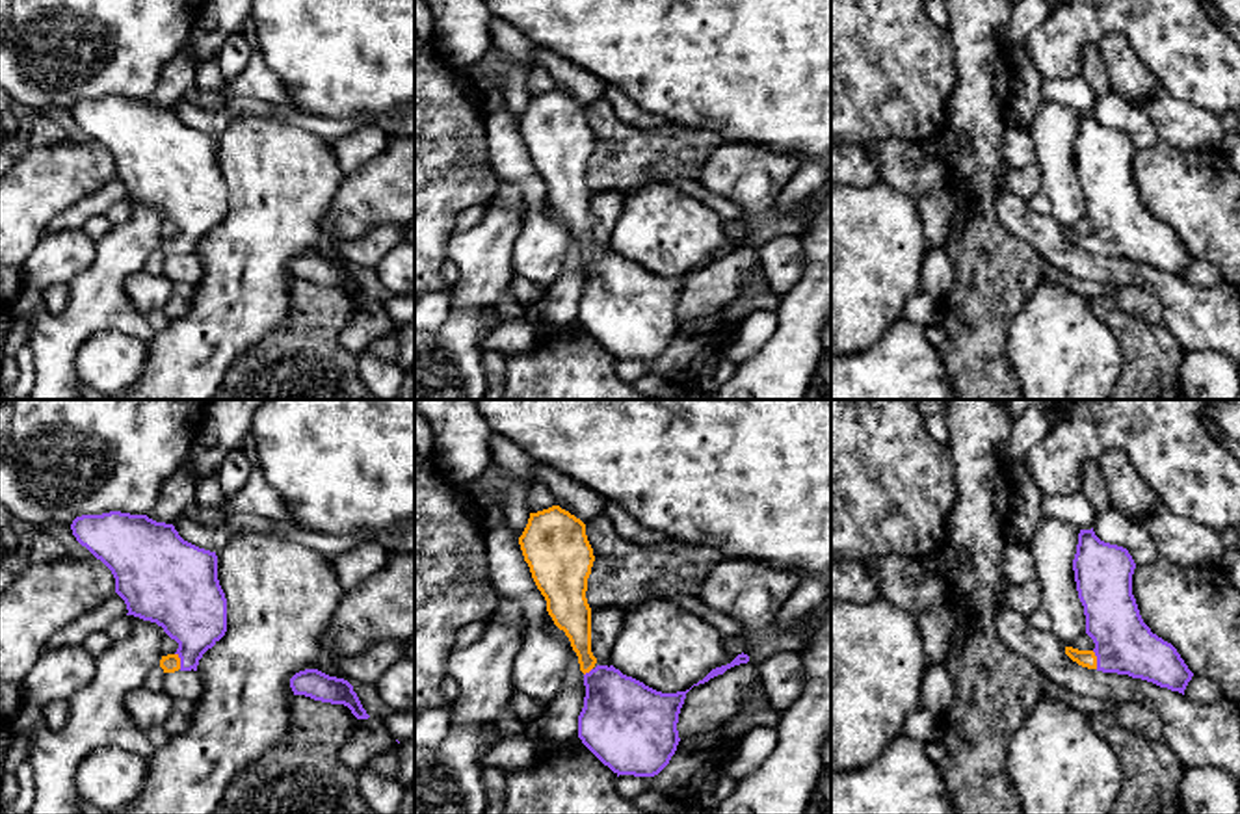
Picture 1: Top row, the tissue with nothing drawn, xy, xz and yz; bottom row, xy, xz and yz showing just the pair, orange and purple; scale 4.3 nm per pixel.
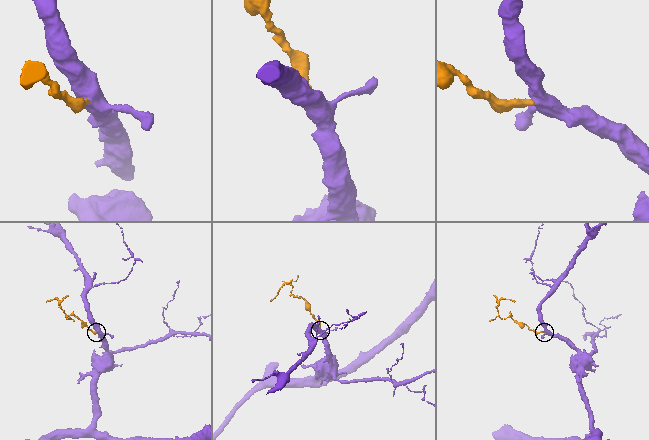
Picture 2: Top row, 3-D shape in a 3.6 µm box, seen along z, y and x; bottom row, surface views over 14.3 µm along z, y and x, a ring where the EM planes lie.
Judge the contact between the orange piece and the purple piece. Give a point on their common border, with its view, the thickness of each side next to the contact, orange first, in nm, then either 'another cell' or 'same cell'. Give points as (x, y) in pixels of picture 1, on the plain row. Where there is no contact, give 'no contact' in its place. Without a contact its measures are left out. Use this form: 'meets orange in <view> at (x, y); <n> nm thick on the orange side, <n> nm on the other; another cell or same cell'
meets orange in yz at (1095, 244); 80 nm thick on the orange side, 260 nm on the other; same cell

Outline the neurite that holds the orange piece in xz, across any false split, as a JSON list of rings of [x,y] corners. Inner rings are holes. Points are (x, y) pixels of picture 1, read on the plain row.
[[[560,89],[530,97],[519,128],[548,199],[569,221],[584,256],[578,322],[617,361],[658,359],[680,325],[677,307],[690,273],[662,277],[597,247],[586,182],[595,139],[580,102]]]

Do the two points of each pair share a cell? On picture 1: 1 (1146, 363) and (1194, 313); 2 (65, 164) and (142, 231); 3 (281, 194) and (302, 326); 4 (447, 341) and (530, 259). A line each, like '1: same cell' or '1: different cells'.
1: different cells
2: different cells
3: different cells
4: different cells

